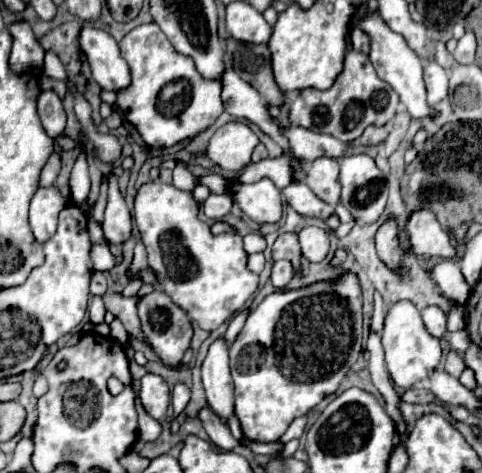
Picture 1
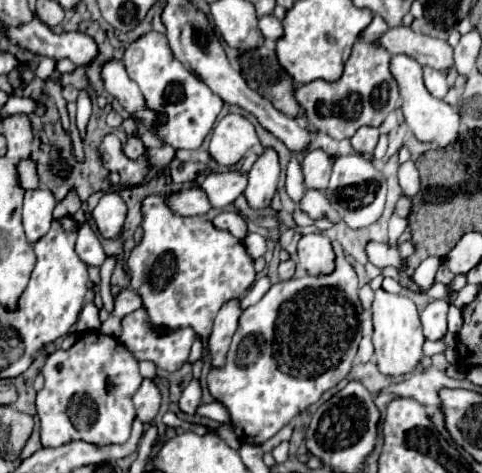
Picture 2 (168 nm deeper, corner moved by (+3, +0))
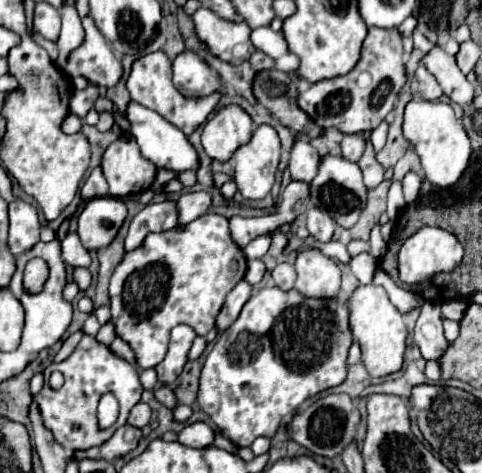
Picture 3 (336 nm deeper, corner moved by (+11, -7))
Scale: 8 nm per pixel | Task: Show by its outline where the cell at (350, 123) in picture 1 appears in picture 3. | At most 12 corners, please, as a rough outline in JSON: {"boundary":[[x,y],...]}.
{"boundary":[[369,28],[345,76],[297,104],[319,128],[371,132],[407,76],[397,28]]}

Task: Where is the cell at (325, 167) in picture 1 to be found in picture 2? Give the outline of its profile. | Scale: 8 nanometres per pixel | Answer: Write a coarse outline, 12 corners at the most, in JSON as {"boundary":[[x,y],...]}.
{"boundary":[[311,149],[303,159],[307,189],[323,189],[329,183],[331,157]]}

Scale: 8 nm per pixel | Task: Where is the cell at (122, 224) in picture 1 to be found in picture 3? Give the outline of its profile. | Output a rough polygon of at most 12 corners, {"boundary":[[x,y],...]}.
{"boundary":[[93,198],[79,214],[87,250],[111,244],[127,216],[117,198]]}

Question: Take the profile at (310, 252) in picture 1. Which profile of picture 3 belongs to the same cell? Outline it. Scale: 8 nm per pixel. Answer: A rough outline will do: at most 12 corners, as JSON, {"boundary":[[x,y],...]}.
{"boundary":[[317,248],[297,250],[295,288],[339,294],[339,264]]}

